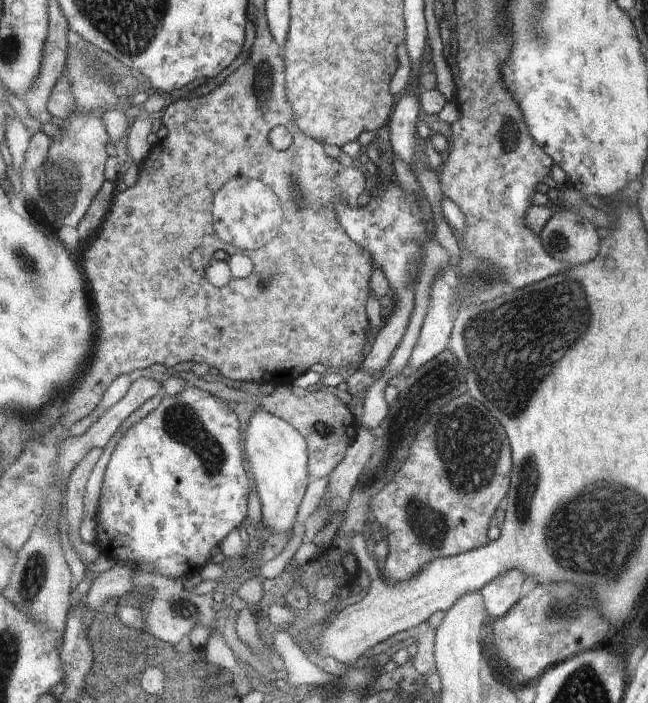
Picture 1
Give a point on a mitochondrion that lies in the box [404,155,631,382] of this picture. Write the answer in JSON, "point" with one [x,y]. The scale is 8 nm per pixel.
{"point":[481,279]}

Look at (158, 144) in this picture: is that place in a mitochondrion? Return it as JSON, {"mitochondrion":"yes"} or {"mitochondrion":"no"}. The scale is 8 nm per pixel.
{"mitochondrion":"no"}

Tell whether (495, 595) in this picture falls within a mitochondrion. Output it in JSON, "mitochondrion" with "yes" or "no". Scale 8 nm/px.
{"mitochondrion":"no"}

